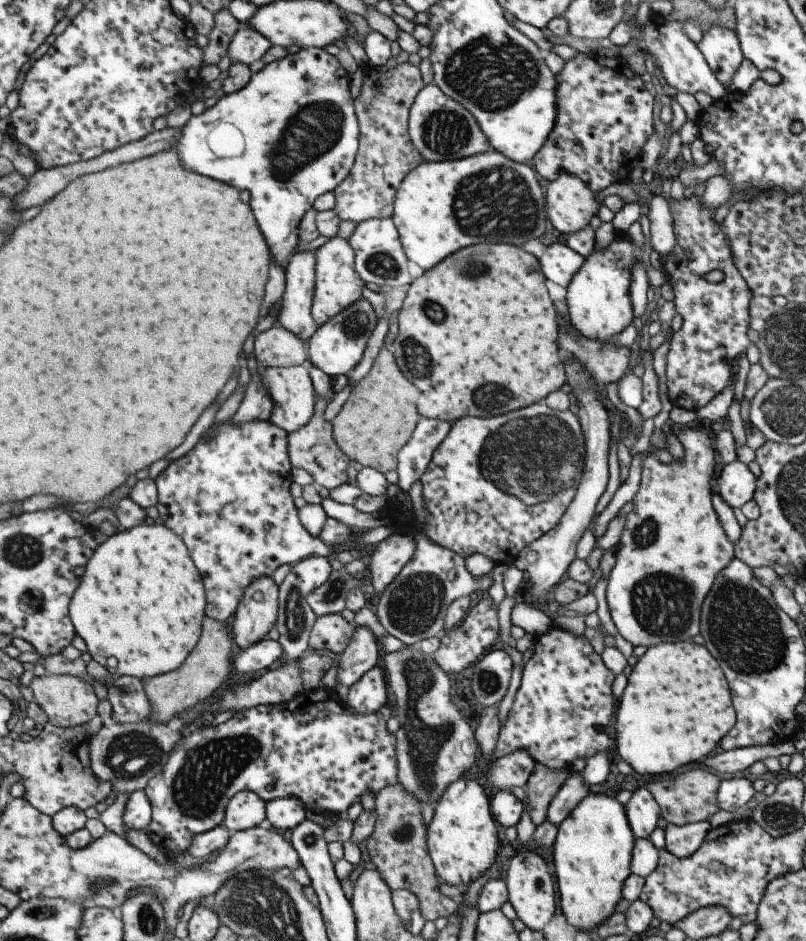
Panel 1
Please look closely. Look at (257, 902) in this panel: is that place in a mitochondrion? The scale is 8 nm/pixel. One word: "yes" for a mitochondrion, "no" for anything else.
yes

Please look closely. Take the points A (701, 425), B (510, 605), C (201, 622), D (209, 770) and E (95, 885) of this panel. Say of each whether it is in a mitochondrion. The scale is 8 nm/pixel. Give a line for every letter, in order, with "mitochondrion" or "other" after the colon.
A: other
B: other
C: other
D: mitochondrion
E: mitochondrion

